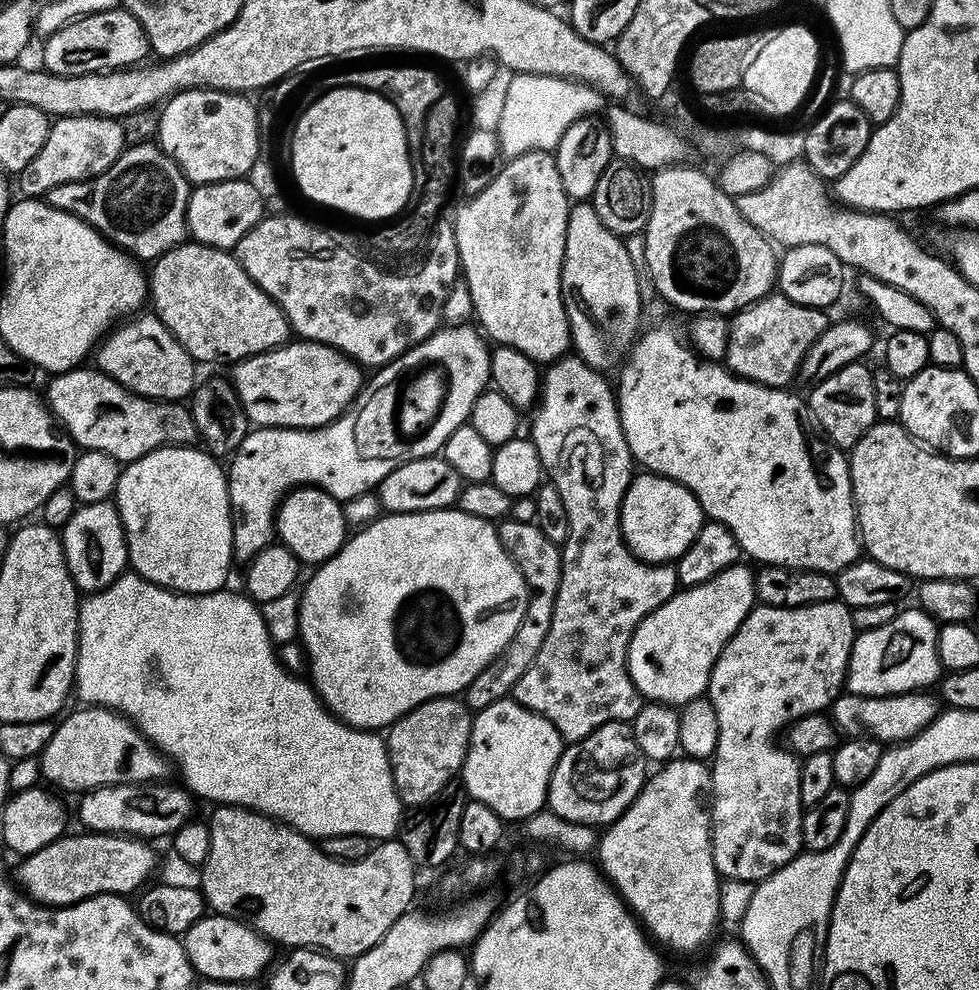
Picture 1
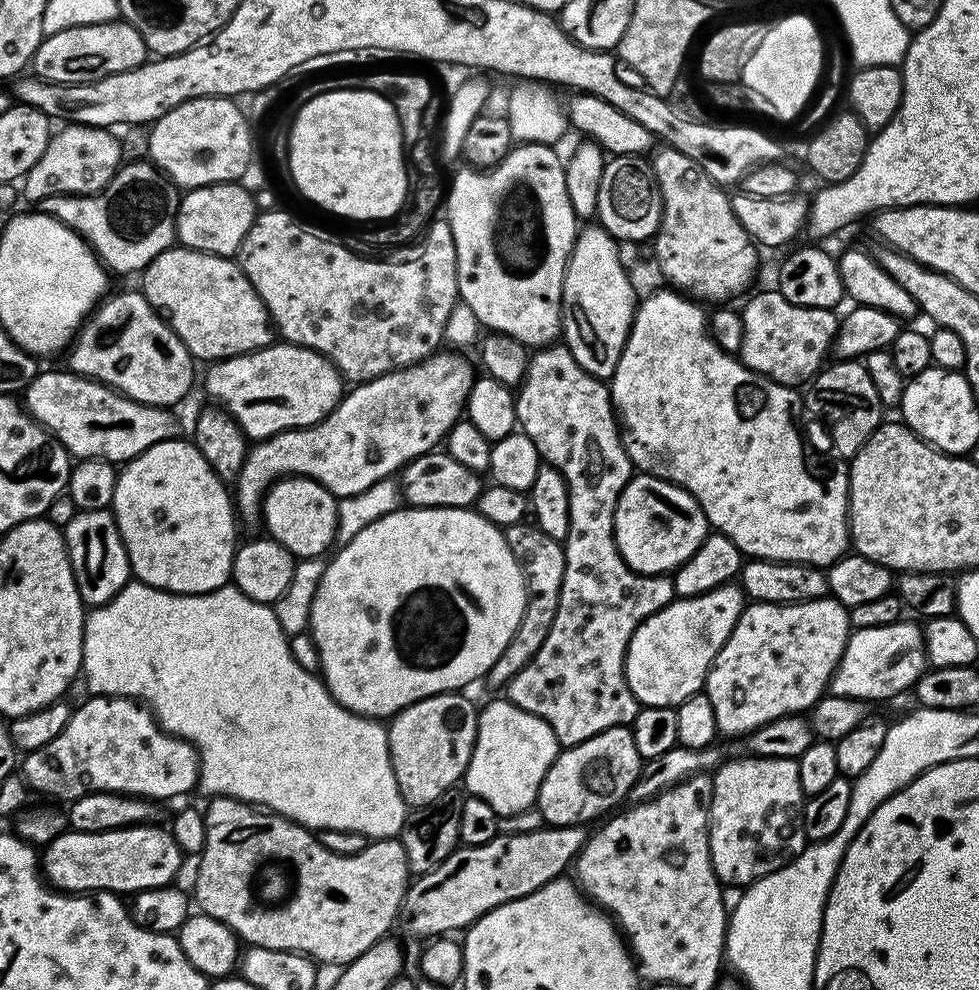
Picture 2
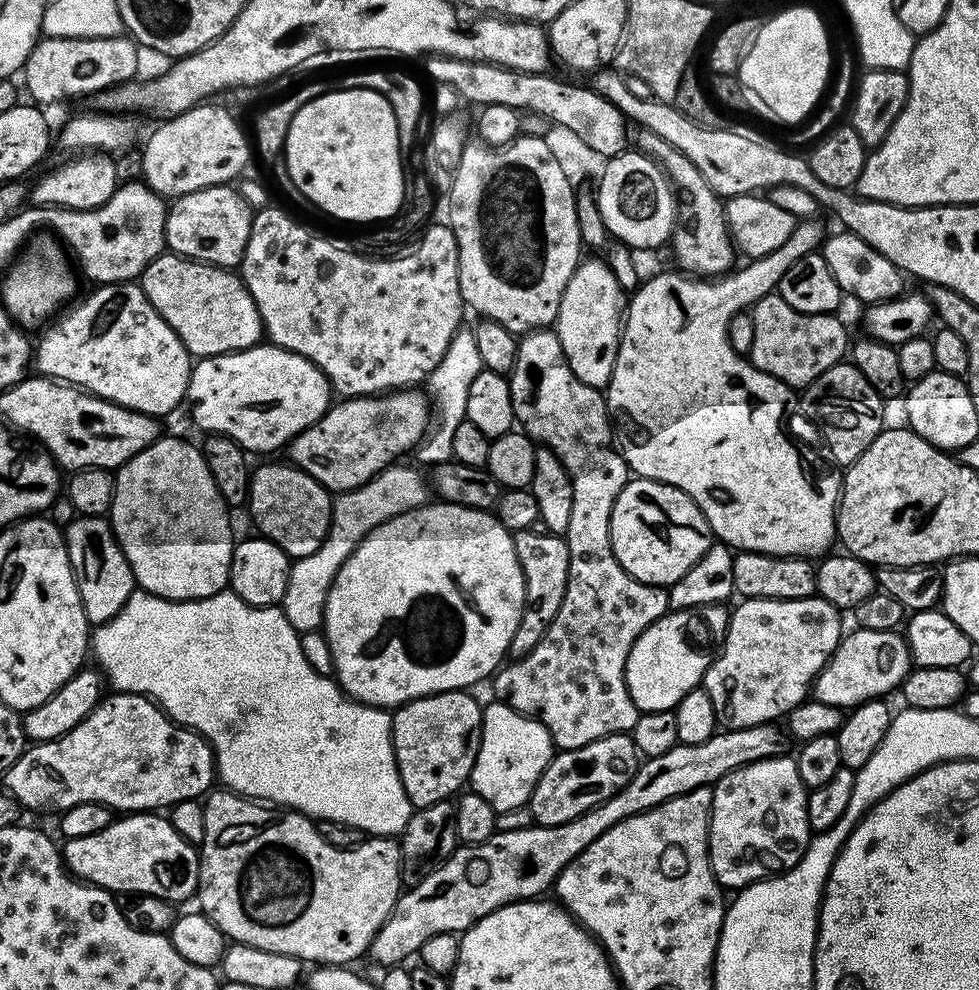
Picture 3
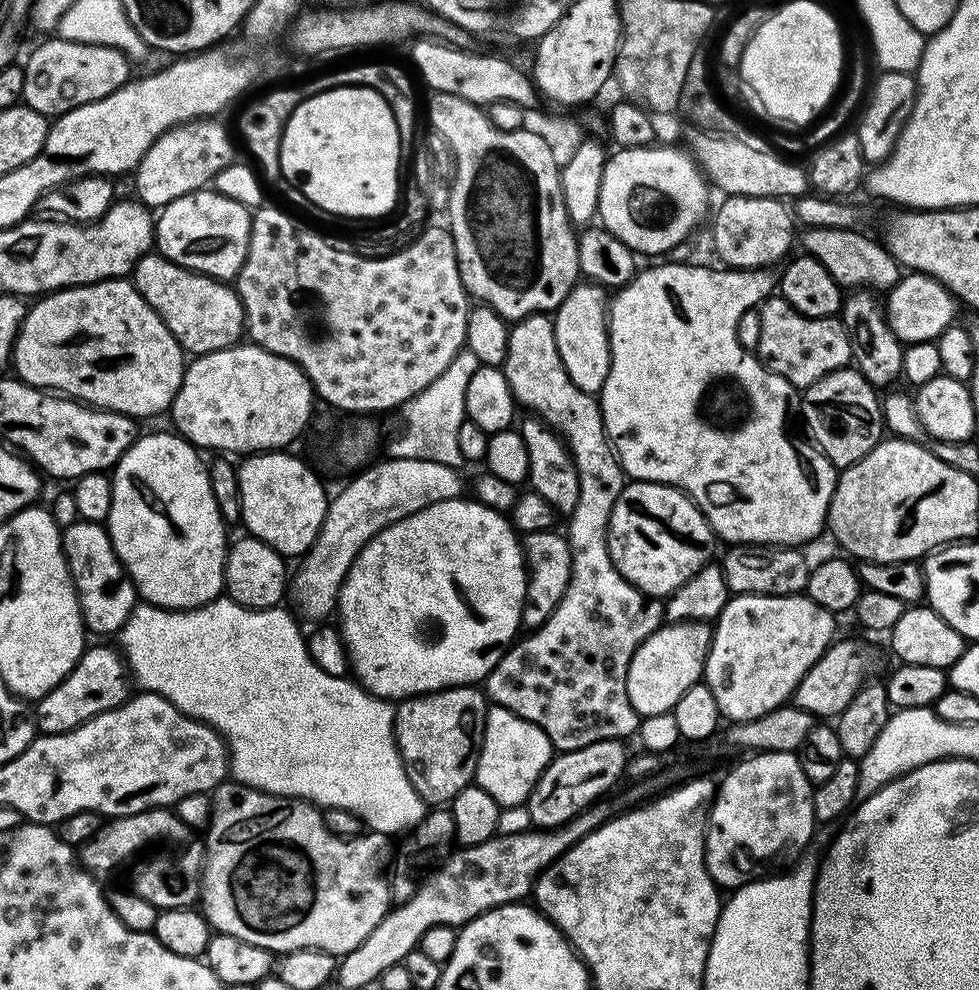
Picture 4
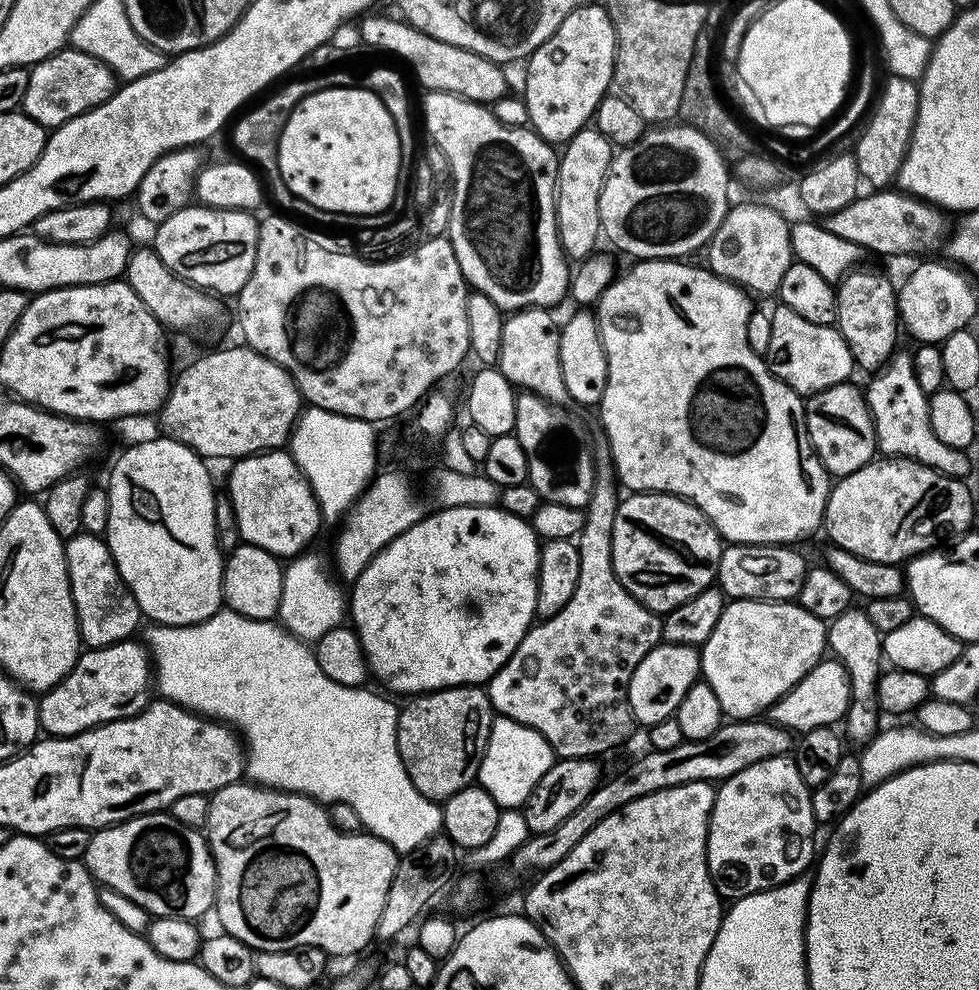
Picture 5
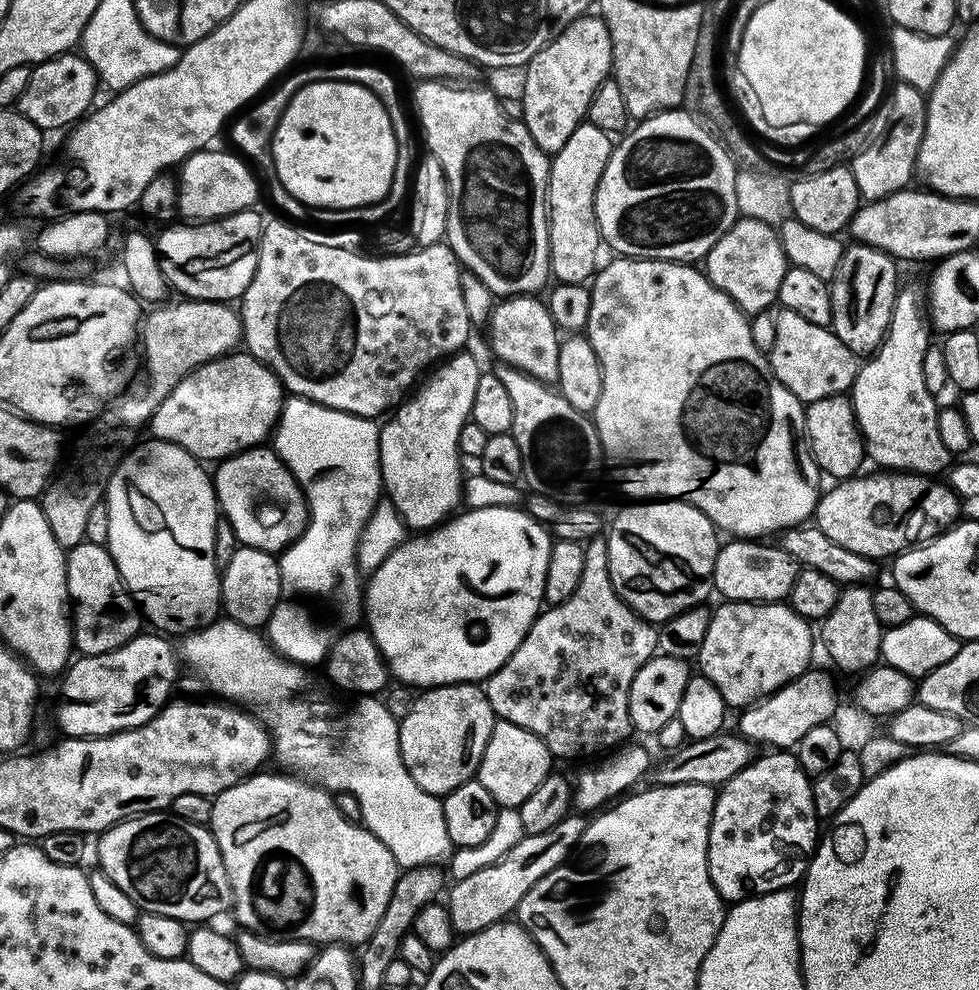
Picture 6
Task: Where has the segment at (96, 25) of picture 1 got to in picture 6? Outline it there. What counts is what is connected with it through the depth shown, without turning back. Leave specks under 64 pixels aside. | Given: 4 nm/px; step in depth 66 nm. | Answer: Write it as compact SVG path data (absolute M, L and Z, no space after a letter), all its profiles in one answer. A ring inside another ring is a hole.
M67 52L62 56L53 56L32 68L30 82L18 101L18 111L42 130L67 129L93 107L96 86L98 87L98 73L83 55Z

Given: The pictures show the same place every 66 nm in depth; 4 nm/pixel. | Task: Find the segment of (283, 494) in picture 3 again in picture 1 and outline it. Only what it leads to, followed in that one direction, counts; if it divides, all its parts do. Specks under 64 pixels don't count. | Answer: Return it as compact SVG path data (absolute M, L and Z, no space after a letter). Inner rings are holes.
M294 488L276 509L275 535L279 543L290 549L301 565L319 566L329 560L344 544L350 523L344 514L345 505L320 488Z

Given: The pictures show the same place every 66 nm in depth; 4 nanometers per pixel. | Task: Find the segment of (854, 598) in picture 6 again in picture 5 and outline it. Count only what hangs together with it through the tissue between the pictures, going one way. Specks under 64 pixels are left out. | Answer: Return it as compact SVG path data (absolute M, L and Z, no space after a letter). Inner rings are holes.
M853 606L838 614L827 625L828 643L831 655L844 666L846 687L850 693L848 711L842 717L842 726L848 730L847 739L867 742L881 731L880 716L882 709L876 697L876 683L882 675L882 657L884 642L882 633L870 622L867 611L863 607Z

